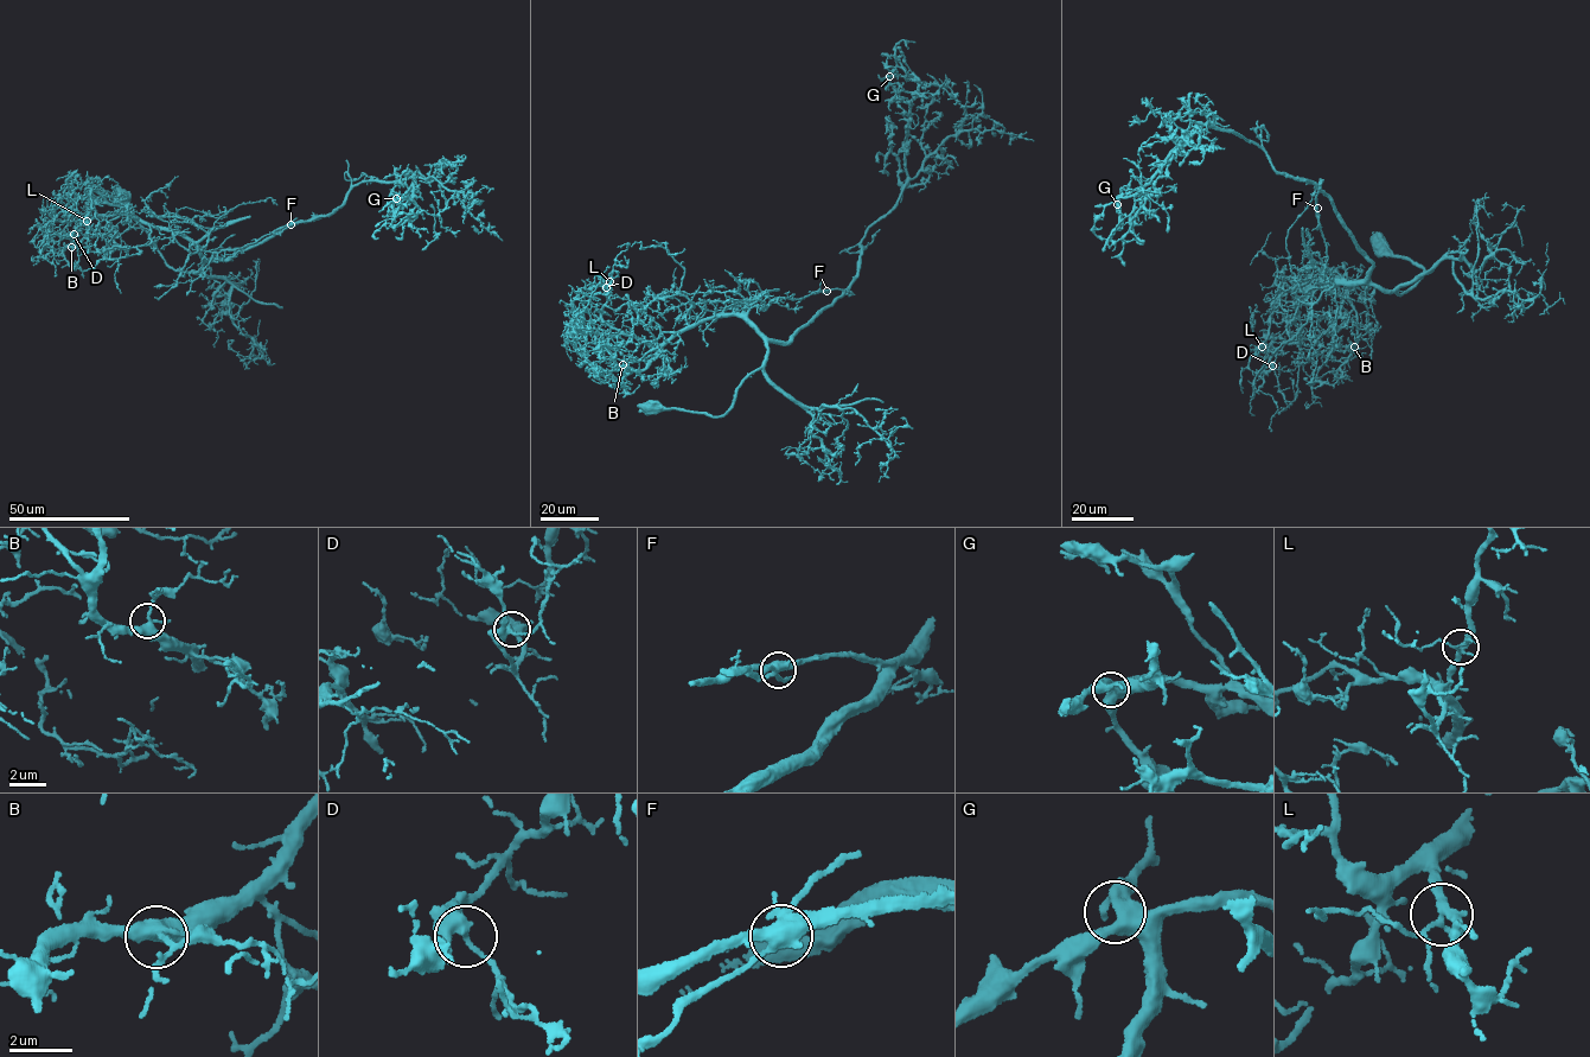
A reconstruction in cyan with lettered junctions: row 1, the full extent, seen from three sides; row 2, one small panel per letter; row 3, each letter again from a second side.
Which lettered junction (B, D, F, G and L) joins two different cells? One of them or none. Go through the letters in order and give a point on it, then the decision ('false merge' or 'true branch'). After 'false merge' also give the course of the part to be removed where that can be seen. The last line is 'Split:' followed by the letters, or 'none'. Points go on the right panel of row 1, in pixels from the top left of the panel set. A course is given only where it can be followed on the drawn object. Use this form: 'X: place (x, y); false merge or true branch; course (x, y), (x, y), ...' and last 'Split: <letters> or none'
B: place (1354, 346); true branch
D: place (1272, 365); true branch
F: place (1317, 208); true branch
G: place (1117, 204); true branch
L: place (1262, 346); true branch
Split: none

